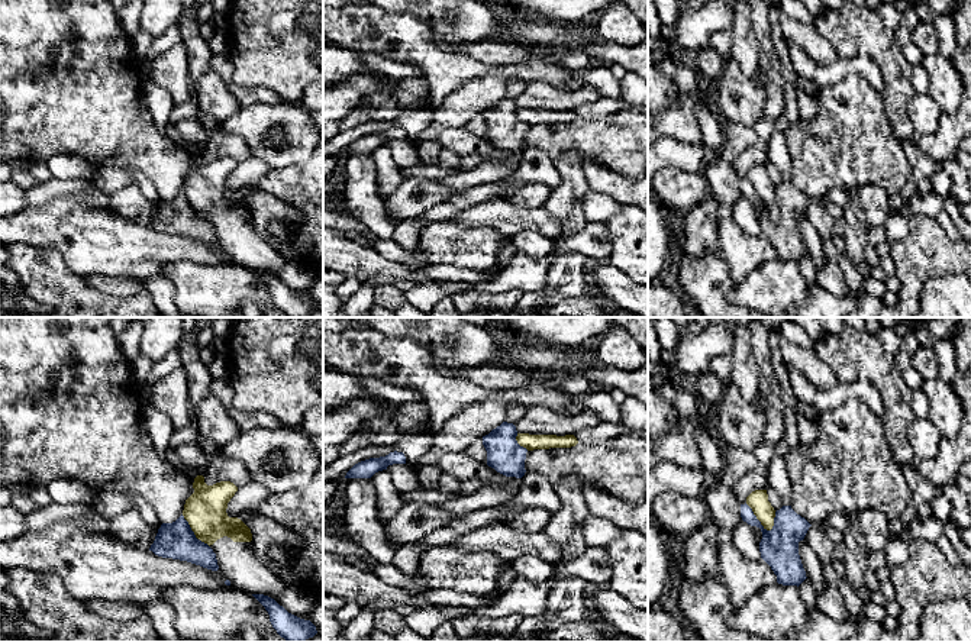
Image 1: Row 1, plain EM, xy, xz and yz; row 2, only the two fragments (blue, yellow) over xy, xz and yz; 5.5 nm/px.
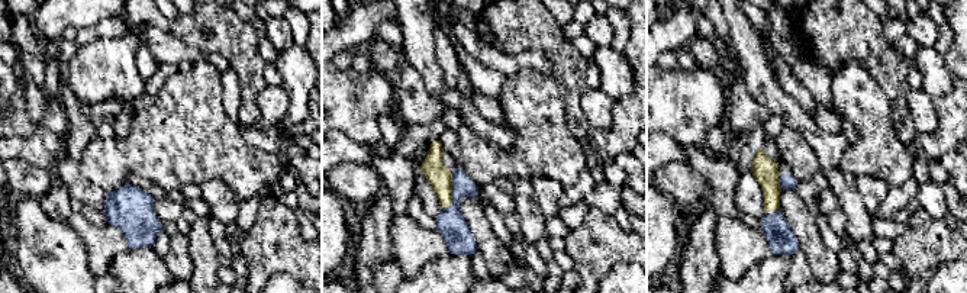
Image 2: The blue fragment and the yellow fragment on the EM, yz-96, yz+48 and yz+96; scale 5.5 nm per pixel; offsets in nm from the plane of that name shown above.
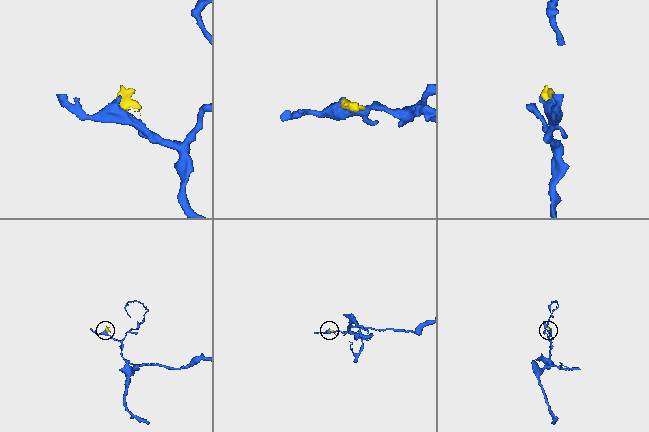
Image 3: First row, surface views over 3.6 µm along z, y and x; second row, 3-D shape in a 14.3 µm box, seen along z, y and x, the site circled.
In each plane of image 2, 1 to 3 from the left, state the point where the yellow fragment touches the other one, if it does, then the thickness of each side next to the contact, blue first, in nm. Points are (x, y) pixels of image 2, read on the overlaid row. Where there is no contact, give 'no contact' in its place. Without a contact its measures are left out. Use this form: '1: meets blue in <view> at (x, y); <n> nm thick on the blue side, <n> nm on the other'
1: no contact
2: meets blue in yz+48 at (453, 195); 160 nm thick on the blue side, 130 nm on the other
3: meets blue in yz+96 at (780, 183); 80 nm thick on the blue side, 140 nm on the other

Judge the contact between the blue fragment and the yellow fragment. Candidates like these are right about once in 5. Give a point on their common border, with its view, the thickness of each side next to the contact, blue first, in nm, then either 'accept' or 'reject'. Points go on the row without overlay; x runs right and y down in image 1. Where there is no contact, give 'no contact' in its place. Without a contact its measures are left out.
meets blue in yz at (757, 194); 220 nm thick on the blue side, 110 nm on the other; reject

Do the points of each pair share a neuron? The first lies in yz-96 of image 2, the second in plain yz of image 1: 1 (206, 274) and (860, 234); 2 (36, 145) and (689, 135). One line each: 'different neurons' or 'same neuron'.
1: same neuron
2: different neurons

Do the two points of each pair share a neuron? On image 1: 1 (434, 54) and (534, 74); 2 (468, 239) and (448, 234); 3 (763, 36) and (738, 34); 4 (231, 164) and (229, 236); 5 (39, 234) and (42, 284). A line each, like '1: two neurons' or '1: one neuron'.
1: two neurons
2: one neuron
3: two neurons
4: one neuron
5: two neurons

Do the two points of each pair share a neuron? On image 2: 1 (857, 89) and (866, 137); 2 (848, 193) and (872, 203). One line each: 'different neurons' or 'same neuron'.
1: same neuron
2: different neurons

